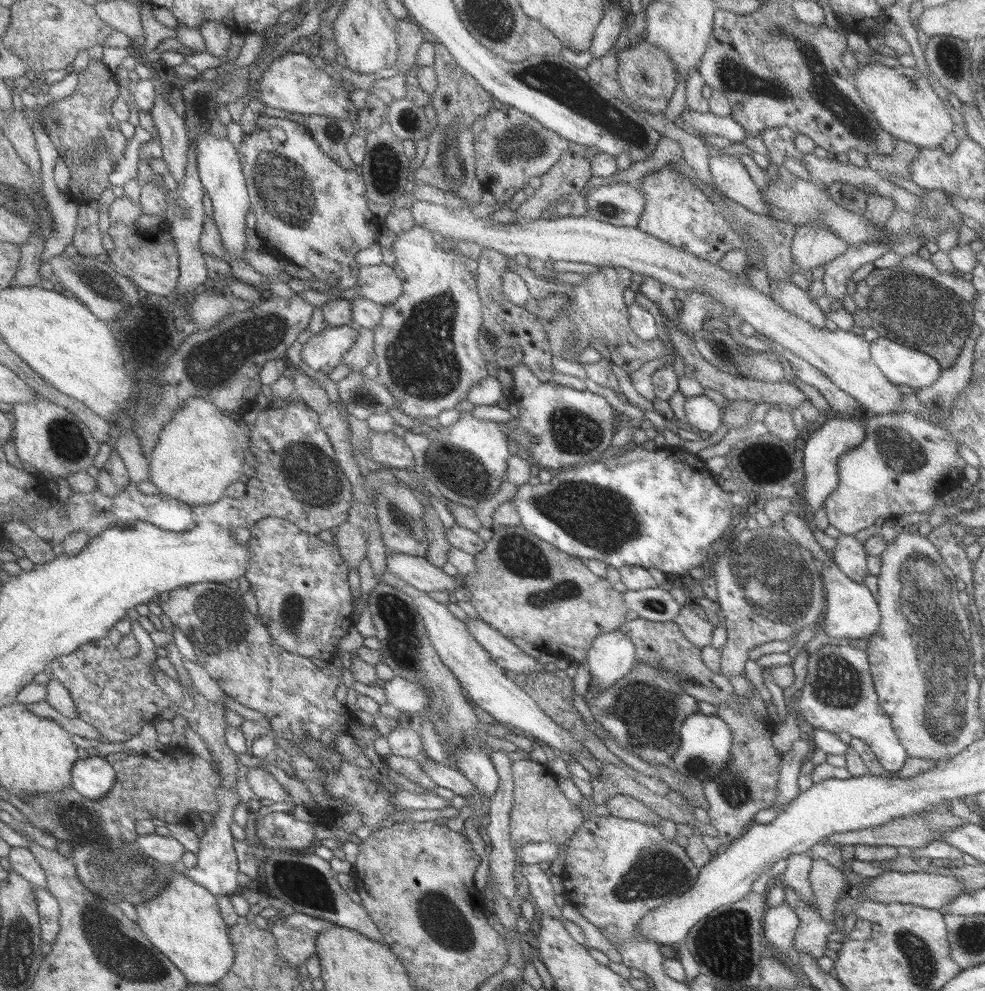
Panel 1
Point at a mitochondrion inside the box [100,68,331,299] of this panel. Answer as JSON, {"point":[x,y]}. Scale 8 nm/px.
{"point":[286,188]}

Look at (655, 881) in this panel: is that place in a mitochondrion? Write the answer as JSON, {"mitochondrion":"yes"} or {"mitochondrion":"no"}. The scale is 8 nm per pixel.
{"mitochondrion":"yes"}

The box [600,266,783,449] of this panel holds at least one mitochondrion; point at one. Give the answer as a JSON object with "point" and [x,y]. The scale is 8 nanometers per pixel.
{"point":[722,349]}

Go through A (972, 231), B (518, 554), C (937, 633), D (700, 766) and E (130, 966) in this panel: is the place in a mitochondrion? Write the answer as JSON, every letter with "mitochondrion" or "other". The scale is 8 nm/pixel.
{"A":"other","B":"mitochondrion","C":"mitochondrion","D":"mitochondrion","E":"mitochondrion"}

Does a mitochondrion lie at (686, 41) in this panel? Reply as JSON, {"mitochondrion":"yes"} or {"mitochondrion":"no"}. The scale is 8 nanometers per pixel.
{"mitochondrion":"no"}

